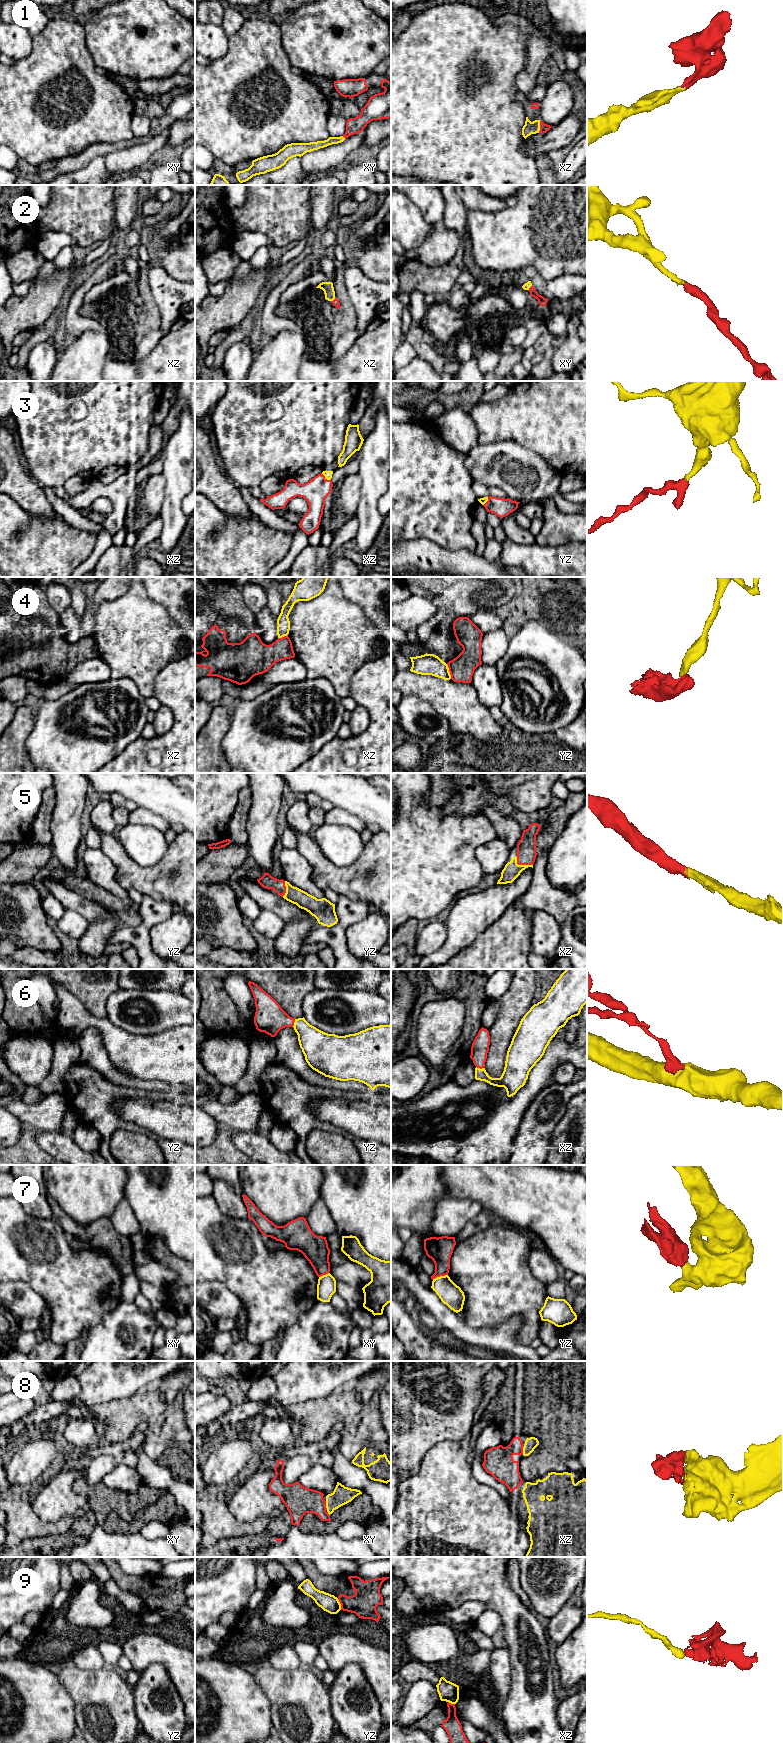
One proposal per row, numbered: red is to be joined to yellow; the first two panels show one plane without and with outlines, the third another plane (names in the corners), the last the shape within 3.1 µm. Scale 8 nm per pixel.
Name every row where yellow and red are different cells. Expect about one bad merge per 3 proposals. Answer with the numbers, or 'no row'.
4, 7, 9

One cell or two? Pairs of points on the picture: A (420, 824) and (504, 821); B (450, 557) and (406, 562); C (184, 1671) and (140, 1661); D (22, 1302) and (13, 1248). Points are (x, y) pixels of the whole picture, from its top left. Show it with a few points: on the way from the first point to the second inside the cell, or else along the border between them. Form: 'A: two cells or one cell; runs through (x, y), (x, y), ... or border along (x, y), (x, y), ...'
A: two cells; border along (482, 812), (490, 822), (497, 837)
B: one cell; runs through (439, 558), (427, 558), (423, 562), (417, 562)
C: one cell; runs through (173, 1660), (170, 1657), (151, 1657)
D: two cells; border along (10, 1280), (22, 1280), (38, 1293)

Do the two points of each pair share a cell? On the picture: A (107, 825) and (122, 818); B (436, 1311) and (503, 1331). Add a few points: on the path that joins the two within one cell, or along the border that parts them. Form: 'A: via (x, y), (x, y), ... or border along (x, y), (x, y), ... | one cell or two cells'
A: border along (114, 808), (113, 819), (117, 824) | two cells
B: via (453, 1328), (460, 1335), (486, 1335) | one cell

